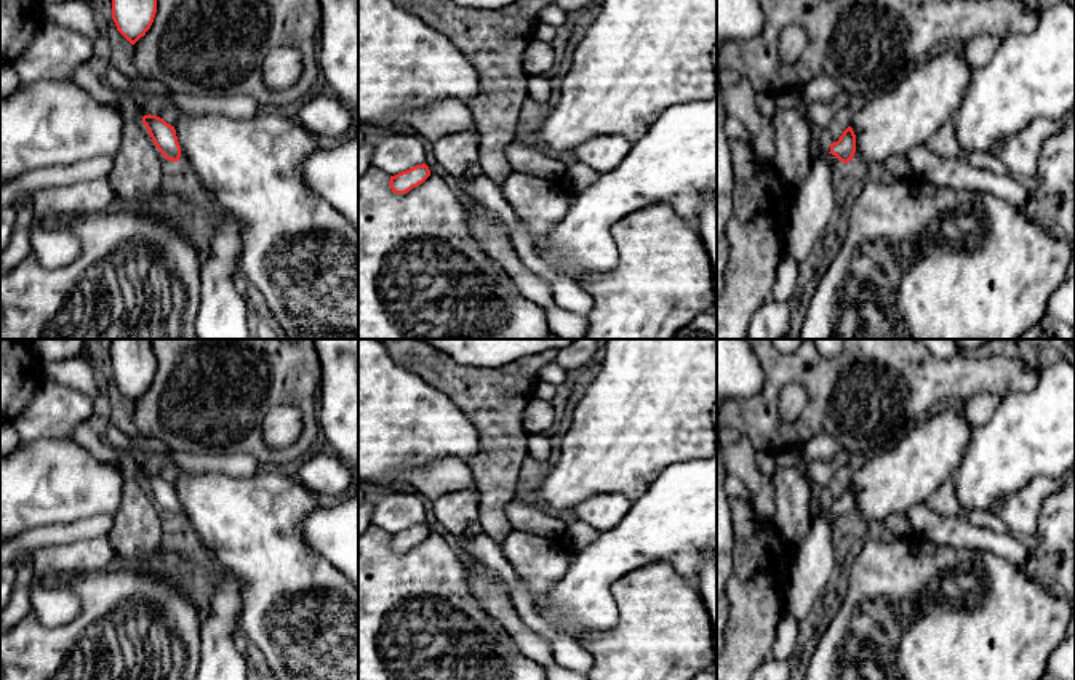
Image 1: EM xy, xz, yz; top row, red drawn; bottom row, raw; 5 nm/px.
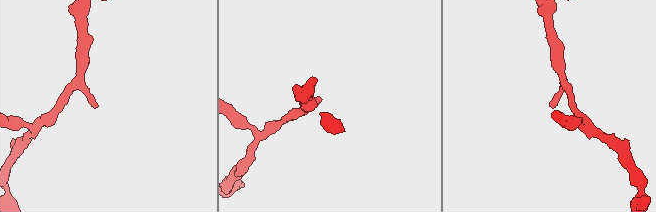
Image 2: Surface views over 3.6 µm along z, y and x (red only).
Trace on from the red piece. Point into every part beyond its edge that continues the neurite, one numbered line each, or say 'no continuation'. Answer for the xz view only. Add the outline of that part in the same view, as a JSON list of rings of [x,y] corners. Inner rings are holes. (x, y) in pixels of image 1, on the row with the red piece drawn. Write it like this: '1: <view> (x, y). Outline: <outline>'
no continuation

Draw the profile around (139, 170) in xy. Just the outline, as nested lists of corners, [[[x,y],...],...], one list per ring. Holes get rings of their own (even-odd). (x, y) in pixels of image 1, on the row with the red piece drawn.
[[[125,122],[122,146],[114,157],[114,166],[107,178],[117,203],[147,203],[170,182],[166,160],[154,144],[144,123]]]

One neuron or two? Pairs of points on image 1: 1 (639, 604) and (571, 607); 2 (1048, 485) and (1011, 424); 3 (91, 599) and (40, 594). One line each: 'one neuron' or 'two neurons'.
1: two neurons
2: two neurons
3: two neurons

